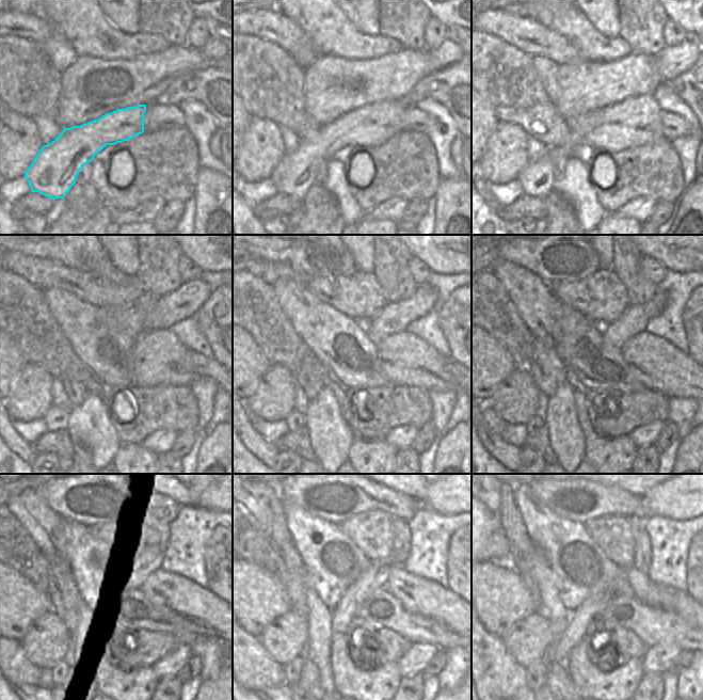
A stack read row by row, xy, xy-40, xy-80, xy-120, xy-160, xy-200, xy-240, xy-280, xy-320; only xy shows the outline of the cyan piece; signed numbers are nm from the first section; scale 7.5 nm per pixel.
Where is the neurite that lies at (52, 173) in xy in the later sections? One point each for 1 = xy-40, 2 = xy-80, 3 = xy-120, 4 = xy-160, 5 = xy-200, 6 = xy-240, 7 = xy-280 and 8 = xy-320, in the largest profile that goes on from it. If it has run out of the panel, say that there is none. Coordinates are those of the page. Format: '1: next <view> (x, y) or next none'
1: next xy-40 (373, 124)
2: next xy-80 (627, 124)
3: next xy-120 (159, 355)
4: next xy-160 (408, 360)
5: next xy-200 (654, 362)
6: next xy-240 (210, 616)
7: next xy-280 (418, 594)
8: next xy-320 (664, 597)

